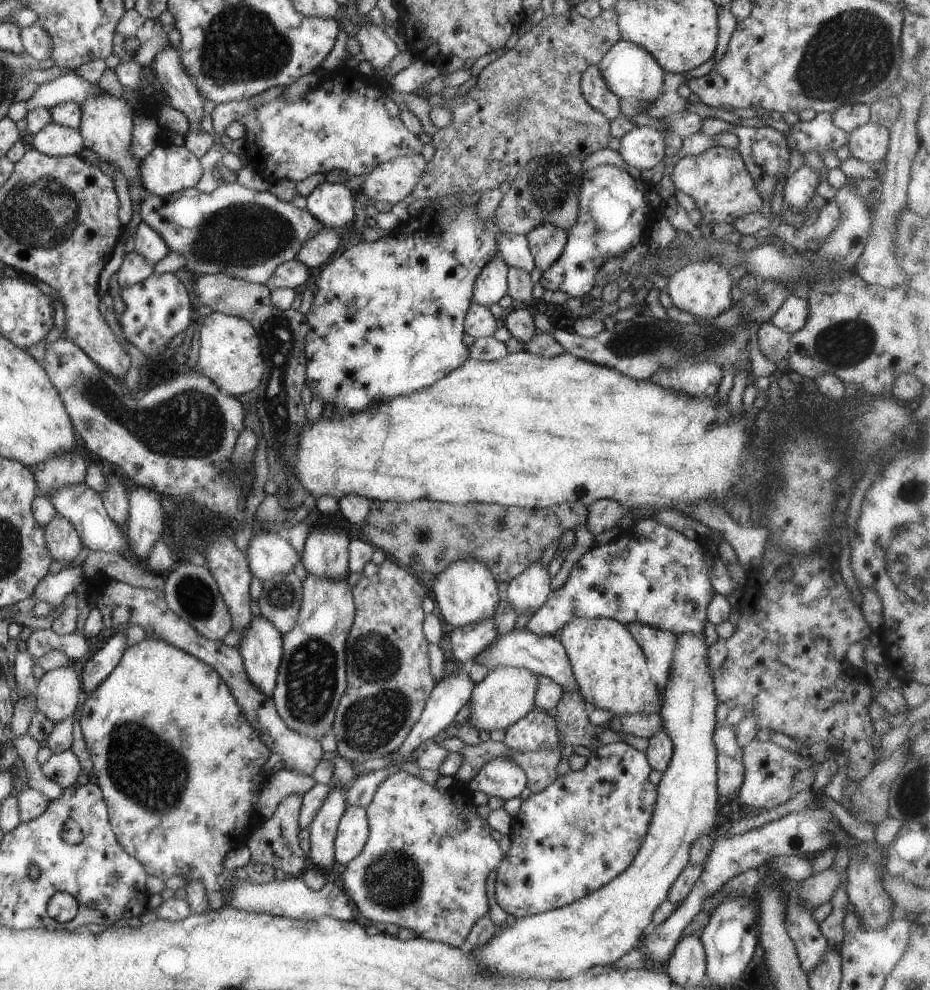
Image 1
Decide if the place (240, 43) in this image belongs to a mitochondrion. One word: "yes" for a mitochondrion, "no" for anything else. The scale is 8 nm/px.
yes

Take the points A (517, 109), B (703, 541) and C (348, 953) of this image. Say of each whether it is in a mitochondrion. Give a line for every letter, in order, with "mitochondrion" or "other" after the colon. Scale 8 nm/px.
A: mitochondrion
B: other
C: other

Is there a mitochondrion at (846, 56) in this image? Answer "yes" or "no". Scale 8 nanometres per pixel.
yes

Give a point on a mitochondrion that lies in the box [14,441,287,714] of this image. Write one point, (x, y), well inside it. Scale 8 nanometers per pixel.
(192, 593)

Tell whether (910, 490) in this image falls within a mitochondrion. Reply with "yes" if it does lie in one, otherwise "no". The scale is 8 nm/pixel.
yes

